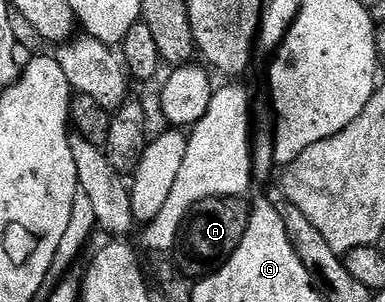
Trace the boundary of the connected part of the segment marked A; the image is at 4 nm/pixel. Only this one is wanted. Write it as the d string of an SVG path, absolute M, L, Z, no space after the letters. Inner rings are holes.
M213 198L196 204L176 237L174 255L178 270L188 277L214 275L226 263L227 258L241 245L245 229L249 225L252 204L247 199Z

